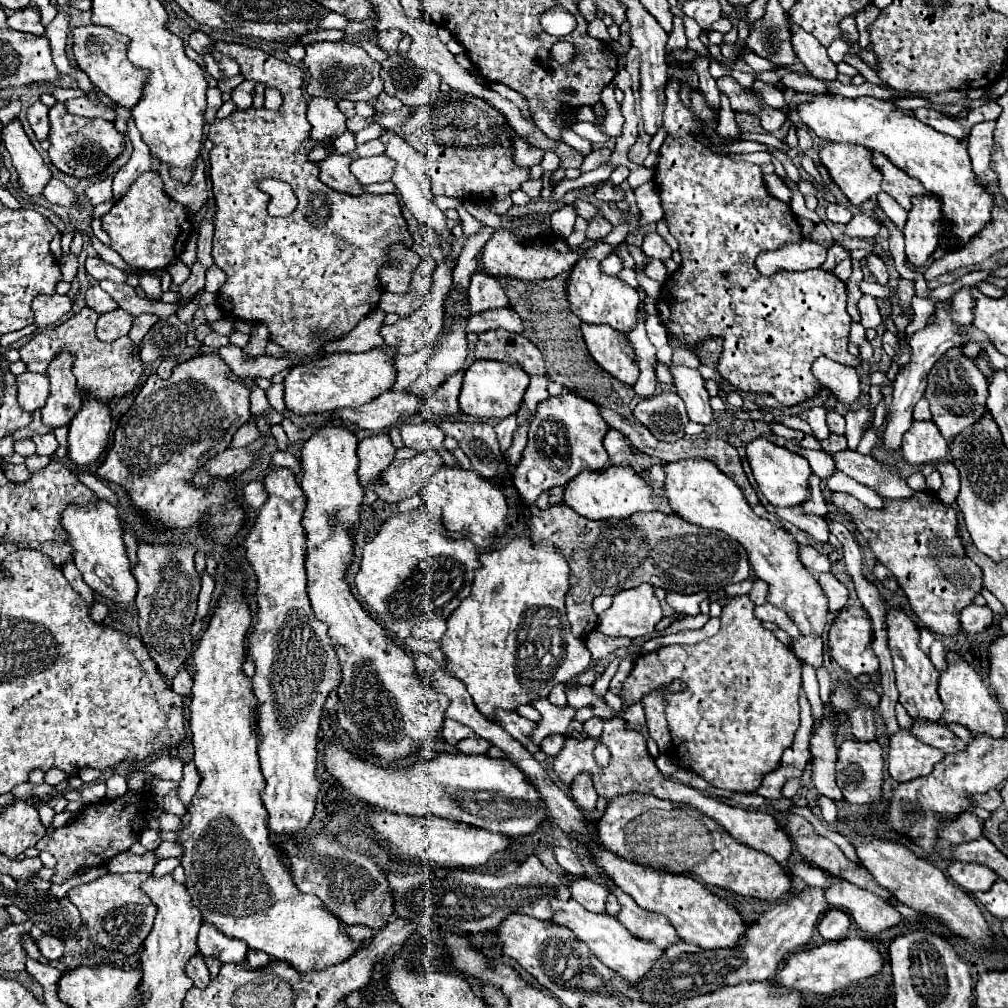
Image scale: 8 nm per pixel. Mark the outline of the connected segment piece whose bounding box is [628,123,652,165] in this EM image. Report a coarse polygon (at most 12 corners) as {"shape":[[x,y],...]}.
{"shape":[[643,123],[638,129],[643,133],[632,145],[628,157],[636,165],[644,165],[650,153],[652,135],[644,131]]}

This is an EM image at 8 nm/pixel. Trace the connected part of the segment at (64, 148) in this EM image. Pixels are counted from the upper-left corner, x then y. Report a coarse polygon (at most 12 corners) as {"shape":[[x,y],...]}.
{"shape":[[50,109],[48,157],[78,179],[124,151],[114,123]]}

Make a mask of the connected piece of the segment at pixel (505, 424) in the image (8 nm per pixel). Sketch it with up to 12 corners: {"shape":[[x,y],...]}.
{"shape":[[516,415],[494,425],[502,453],[512,445]]}

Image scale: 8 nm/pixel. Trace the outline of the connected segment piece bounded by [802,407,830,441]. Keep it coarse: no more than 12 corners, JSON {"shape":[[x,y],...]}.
{"shape":[[814,407],[802,415],[818,441],[830,435],[826,409]]}

